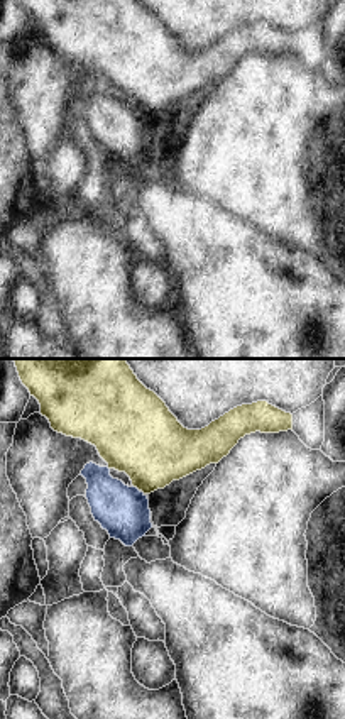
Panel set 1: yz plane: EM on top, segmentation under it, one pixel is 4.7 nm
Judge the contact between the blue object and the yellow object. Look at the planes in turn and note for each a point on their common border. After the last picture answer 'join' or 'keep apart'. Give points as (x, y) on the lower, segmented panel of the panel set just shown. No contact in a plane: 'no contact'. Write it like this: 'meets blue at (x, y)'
meets blue at (136, 488)

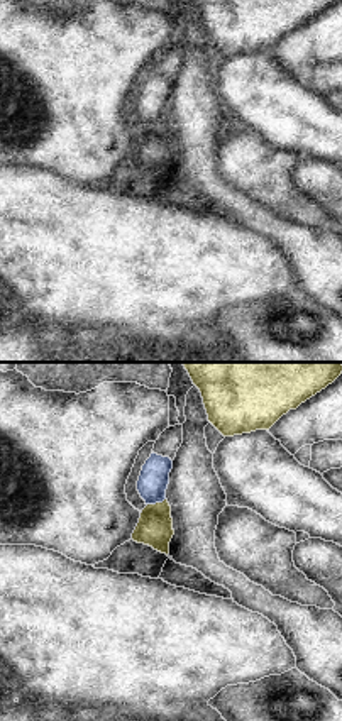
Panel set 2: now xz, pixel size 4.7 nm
meets blue at (156, 501)

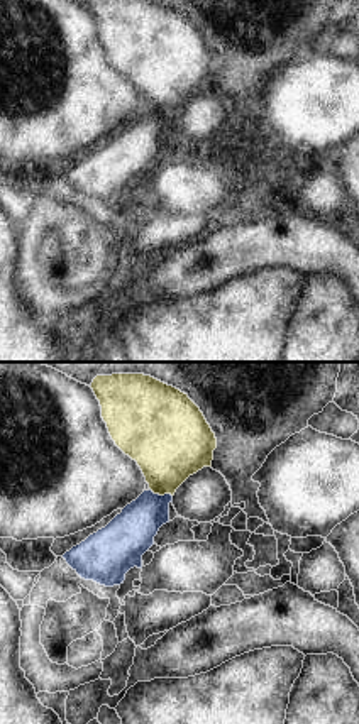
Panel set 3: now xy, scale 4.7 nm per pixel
meets blue at (161, 496)

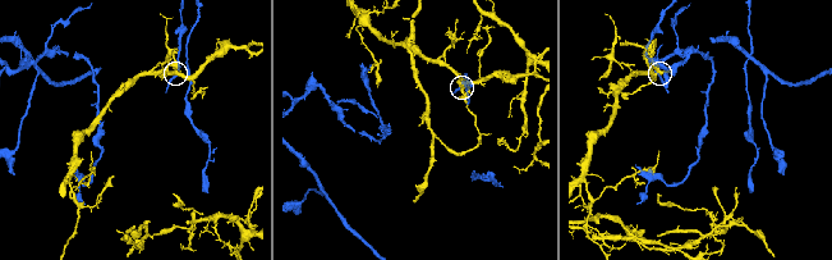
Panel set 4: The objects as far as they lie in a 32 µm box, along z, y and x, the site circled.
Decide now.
keep apart

